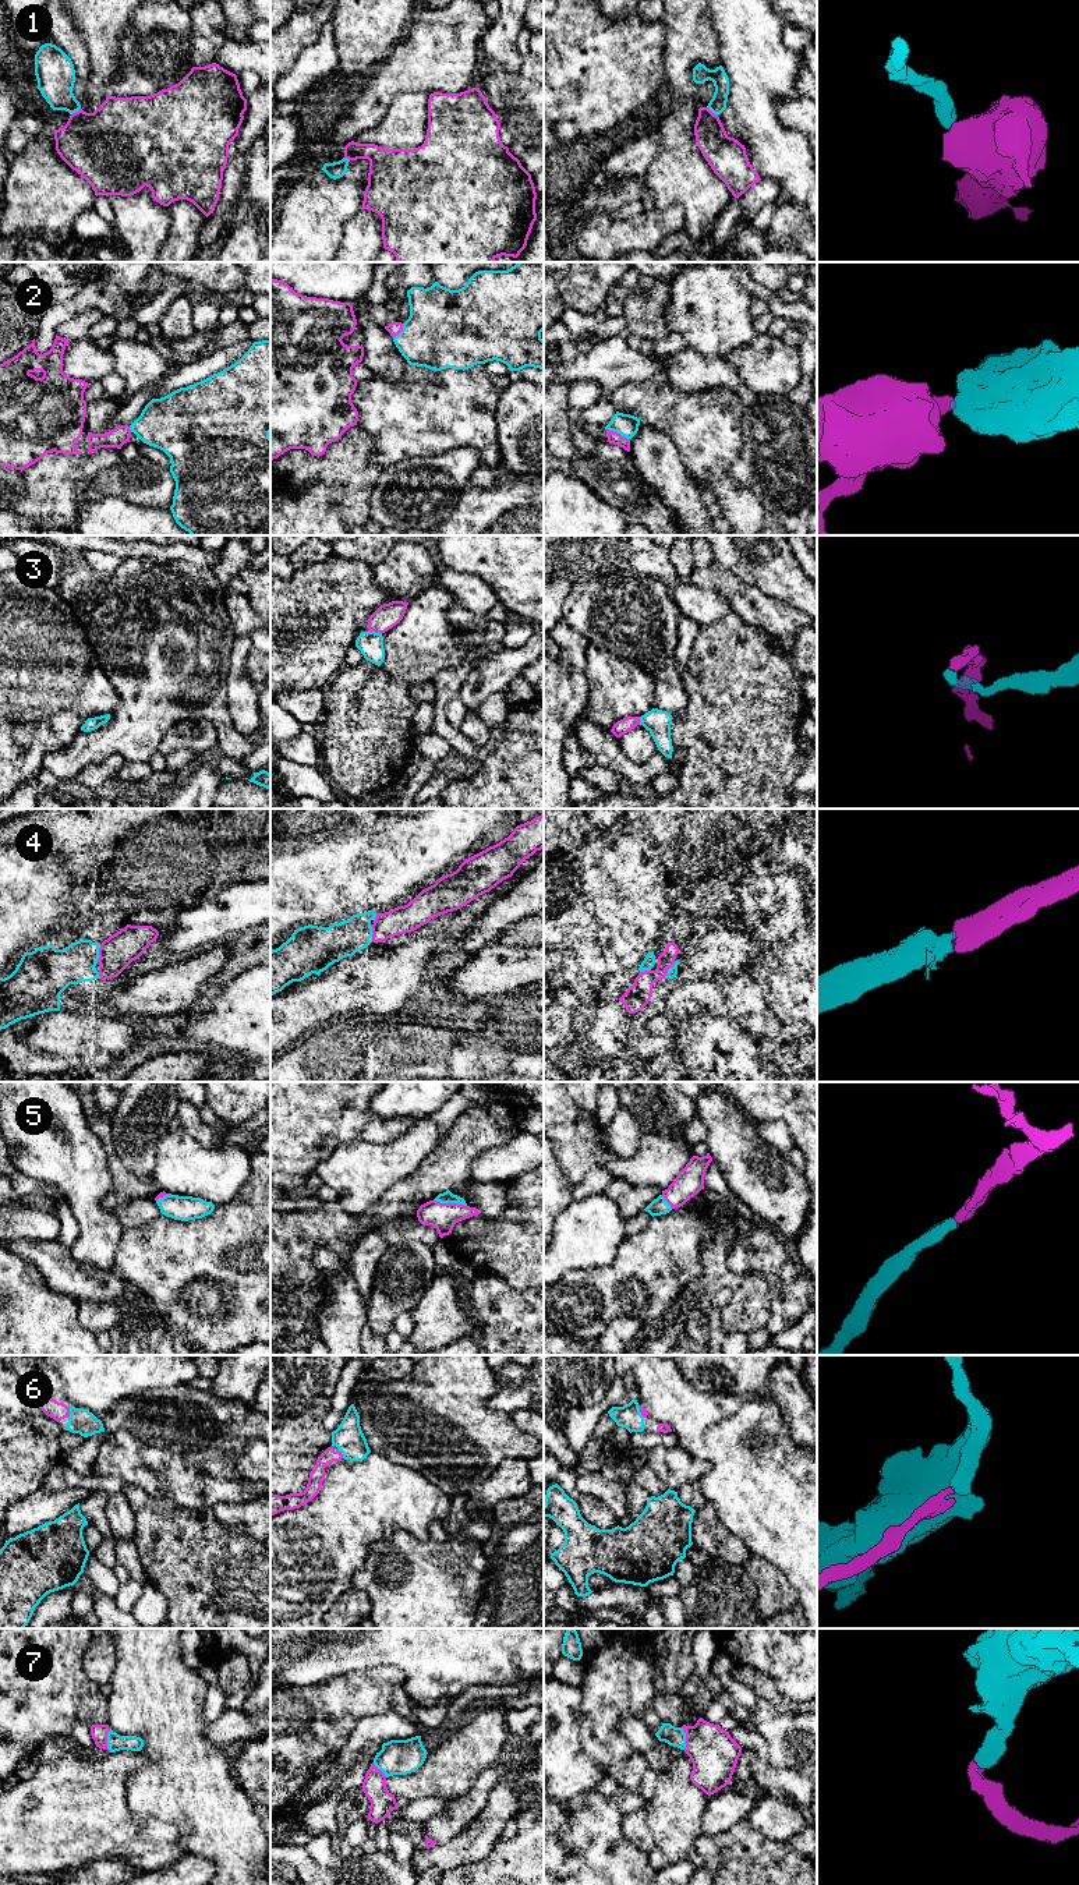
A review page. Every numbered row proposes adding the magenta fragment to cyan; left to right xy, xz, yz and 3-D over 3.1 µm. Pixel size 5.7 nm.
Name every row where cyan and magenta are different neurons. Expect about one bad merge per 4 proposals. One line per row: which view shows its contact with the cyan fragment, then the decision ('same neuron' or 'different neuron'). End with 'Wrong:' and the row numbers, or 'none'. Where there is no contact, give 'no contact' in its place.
1: contact in yz; same neuron
2: contact in yz; same neuron
3: contact in xz; same neuron
4: contact in xy; same neuron
5: contact in xz; same neuron
6: contact in xy; same neuron
7: contact in xy; same neuron
Wrong: none

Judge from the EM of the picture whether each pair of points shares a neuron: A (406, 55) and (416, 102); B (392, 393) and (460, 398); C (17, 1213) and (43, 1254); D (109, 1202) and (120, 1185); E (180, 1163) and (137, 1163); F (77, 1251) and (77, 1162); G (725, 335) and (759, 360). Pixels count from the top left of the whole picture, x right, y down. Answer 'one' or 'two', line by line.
A: two
B: one
C: two
D: one
E: two
F: one
G: two

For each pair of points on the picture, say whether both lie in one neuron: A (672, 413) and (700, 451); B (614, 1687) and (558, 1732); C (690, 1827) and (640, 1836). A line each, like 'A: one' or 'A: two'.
A: one
B: two
C: two

